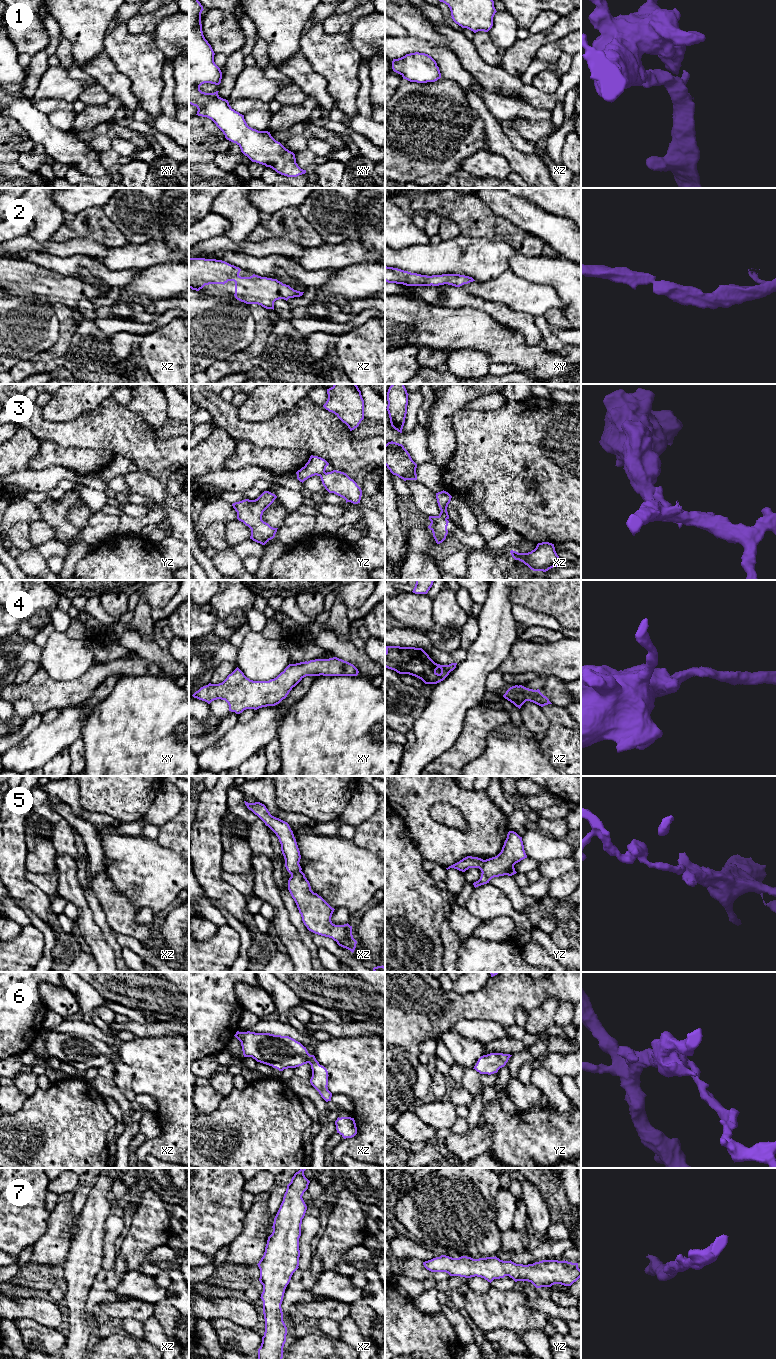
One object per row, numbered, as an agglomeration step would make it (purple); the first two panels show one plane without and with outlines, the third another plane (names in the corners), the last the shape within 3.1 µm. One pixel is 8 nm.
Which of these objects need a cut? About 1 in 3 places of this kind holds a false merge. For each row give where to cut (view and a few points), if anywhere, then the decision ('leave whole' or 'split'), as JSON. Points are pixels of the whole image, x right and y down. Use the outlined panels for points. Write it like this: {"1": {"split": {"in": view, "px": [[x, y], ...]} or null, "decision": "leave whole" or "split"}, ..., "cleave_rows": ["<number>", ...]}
{"1": {"split": null, "decision": "leave whole"}, "2": {"split": null, "decision": "leave whole"}, "3": {"split": {"in": "xz", "px": [[439, 515], [446, 519]]}, "decision": "split"}, "4": {"split": null, "decision": "leave whole"}, "5": {"split": {"in": "xz", "px": [[300, 870], [291, 875]]}, "decision": "split"}, "6": {"split": null, "decision": "leave whole"}, "7": {"split": null, "decision": "leave whole"}, "cleave_rows": ["3", "5"]}

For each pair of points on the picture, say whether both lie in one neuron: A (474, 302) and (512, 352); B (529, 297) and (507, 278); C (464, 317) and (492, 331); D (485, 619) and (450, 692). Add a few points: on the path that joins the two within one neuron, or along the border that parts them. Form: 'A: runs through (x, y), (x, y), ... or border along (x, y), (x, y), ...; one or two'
A: border along (458, 307), (474, 307), (483, 310), (501, 324); two
B: runs through (524, 295), (512, 283); one
C: runs through (471, 324), (479, 331), (485, 331); one
D: runs through (485, 637), (480, 661), (467, 674); one

